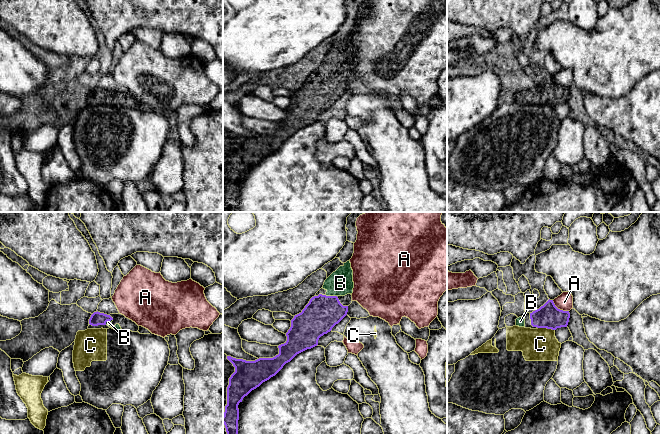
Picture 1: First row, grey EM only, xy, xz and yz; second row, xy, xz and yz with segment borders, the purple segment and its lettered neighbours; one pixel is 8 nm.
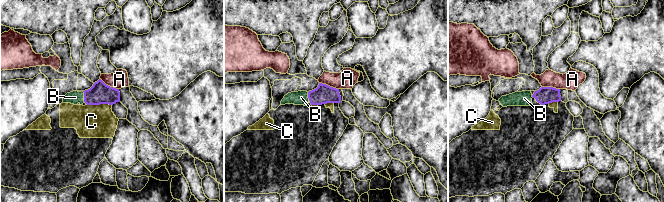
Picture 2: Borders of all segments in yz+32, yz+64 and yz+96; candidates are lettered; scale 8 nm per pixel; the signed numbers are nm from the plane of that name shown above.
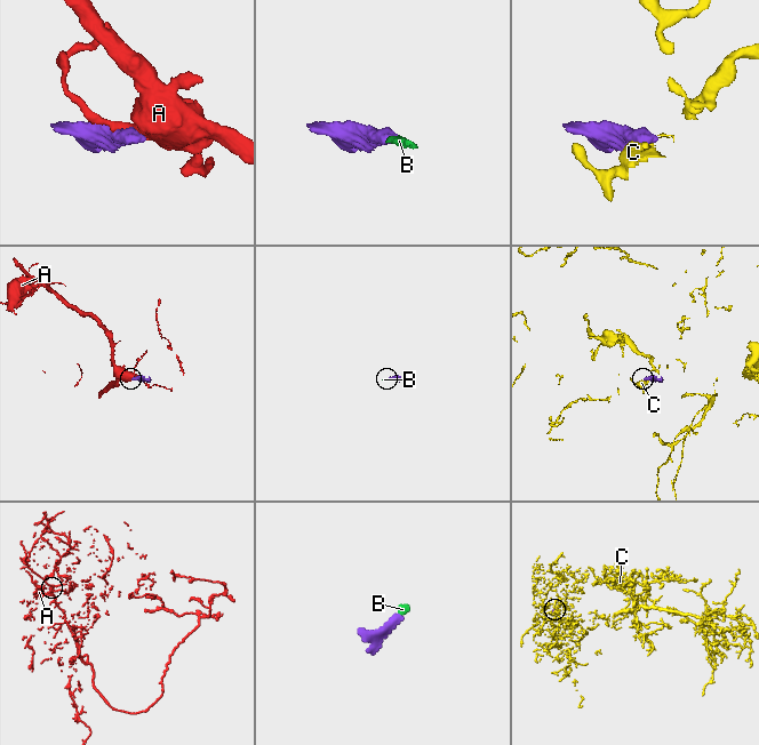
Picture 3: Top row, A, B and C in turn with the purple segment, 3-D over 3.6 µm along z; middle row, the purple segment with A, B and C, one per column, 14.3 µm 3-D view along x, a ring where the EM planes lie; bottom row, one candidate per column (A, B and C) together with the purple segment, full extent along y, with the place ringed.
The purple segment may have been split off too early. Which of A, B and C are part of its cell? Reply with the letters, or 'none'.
B

